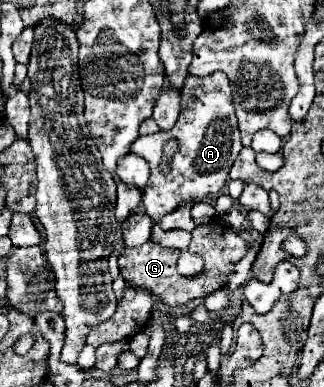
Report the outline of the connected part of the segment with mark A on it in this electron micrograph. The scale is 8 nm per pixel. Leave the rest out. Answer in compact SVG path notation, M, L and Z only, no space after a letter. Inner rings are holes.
M214 72L204 78L186 76L184 88L180 92L180 100L182 100L180 116L172 130L158 132L152 136L140 136L132 144L132 152L140 154L150 167L150 179L144 188L142 204L146 214L154 222L160 222L164 214L174 212L176 208L188 202L198 202L210 194L220 192L220 188L228 182L228 172L232 162L242 150L234 102L232 102L232 88L224 72ZM170 138L178 140L178 152L174 154L170 172L164 174L160 170L162 146Z

